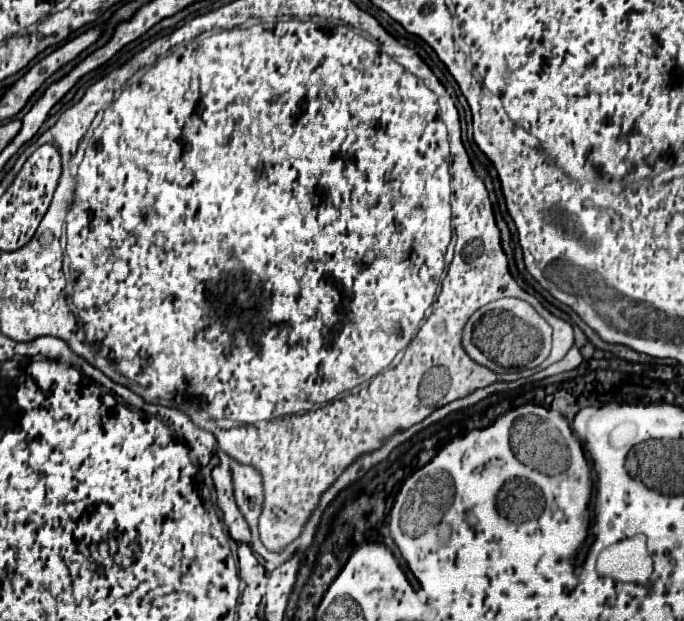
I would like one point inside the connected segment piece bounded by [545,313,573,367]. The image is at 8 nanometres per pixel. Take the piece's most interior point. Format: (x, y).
(562, 331)

